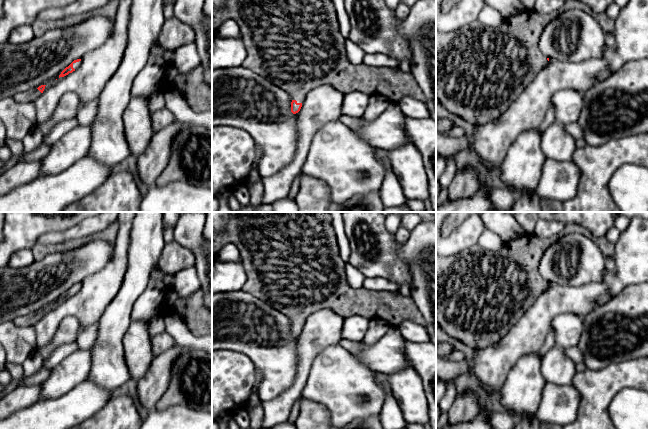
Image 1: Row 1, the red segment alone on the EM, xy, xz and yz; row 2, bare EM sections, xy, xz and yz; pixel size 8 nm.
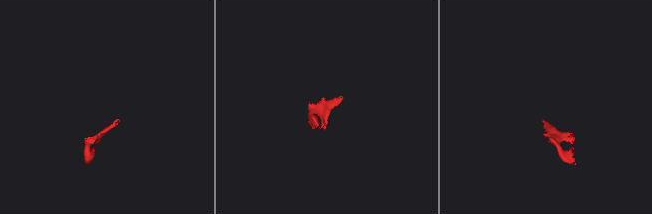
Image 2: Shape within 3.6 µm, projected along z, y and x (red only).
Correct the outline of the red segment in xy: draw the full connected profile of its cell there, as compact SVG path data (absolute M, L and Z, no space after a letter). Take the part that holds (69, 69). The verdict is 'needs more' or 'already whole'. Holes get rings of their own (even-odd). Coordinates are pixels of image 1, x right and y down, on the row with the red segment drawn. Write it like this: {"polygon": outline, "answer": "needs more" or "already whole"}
{"polygon": "M81 59L74 60L68 67L66 67L61 72L61 74L59 75L59 78L64 77L64 76L68 75L69 73L72 73L80 66L80 64L81 64Z", "answer": "needs more"}

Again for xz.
{"polygon": "M226 0L222 9L212 13L212 39L216 37L217 30L221 24L229 19L235 20L239 24L241 30L241 38L246 49L246 57L242 67L247 68L260 76L263 76L287 92L292 98L291 112L293 114L296 114L300 111L302 102L311 90L323 85L330 85L344 95L355 91L363 92L367 95L379 94L385 96L390 102L393 103L399 103L402 98L410 96L426 104L426 98L412 74L405 73L401 70L396 70L395 68L393 69L386 67L368 66L363 63L355 65L348 60L344 44L346 39L340 33L340 26L332 0Z", "answer": "needs more"}

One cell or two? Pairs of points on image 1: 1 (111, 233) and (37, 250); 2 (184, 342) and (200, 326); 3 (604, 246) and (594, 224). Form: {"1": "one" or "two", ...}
{"1": "one", "2": "two", "3": "two"}

